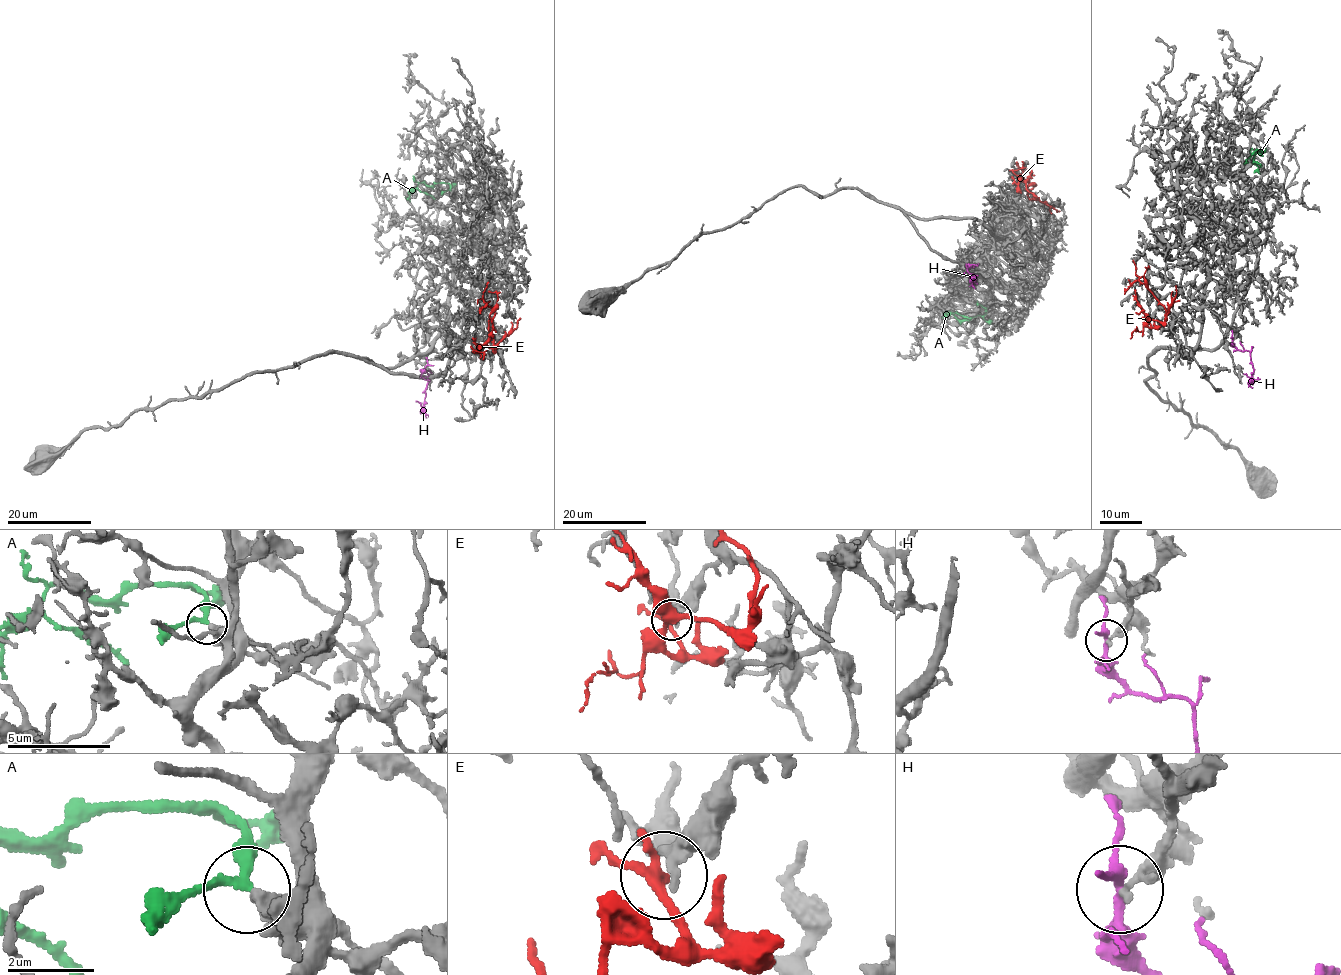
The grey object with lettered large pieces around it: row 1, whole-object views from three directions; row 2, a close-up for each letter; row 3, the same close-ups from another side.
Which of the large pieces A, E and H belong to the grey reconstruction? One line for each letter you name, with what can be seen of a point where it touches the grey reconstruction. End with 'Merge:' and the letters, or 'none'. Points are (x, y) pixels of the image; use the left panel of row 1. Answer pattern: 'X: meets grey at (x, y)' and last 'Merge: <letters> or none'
A: meets grey at (450, 190)
Merge: A

